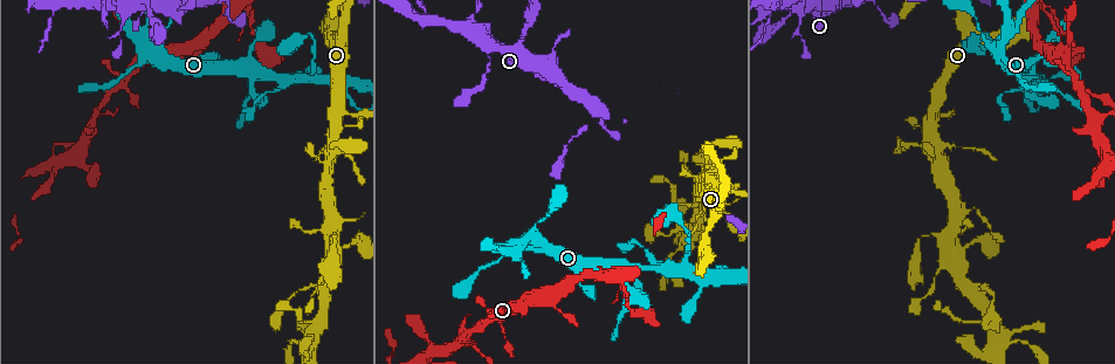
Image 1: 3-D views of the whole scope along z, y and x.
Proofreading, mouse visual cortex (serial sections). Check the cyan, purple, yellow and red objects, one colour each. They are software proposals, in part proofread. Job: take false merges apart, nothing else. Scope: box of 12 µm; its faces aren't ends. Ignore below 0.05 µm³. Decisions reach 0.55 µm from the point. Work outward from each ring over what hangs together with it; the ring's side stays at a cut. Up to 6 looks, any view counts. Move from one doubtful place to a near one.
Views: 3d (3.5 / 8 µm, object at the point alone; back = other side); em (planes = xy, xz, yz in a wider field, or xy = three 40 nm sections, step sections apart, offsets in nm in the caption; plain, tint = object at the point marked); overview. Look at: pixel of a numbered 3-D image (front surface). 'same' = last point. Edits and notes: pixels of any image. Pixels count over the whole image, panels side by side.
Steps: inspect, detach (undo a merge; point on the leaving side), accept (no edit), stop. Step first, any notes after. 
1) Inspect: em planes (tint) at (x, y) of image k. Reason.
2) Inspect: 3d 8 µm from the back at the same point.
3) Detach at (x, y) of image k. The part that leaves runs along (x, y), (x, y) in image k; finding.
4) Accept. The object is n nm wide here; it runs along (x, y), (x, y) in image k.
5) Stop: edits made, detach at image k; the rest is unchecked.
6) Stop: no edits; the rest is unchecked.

Inspect: 3d 3.5 µm at (470, 332) of image 1. Calibre changes.

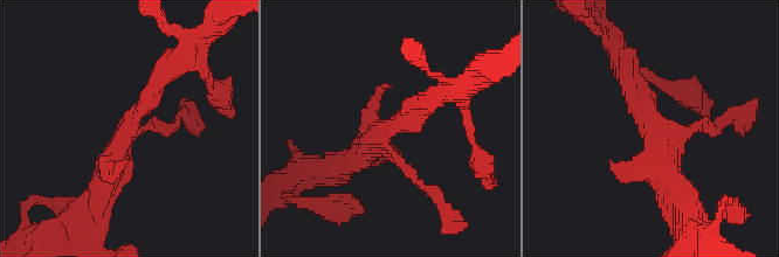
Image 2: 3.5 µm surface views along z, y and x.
Inspect: em xy step 2 (plain) at (383, 127) of image 2. Shape alone is not enough.

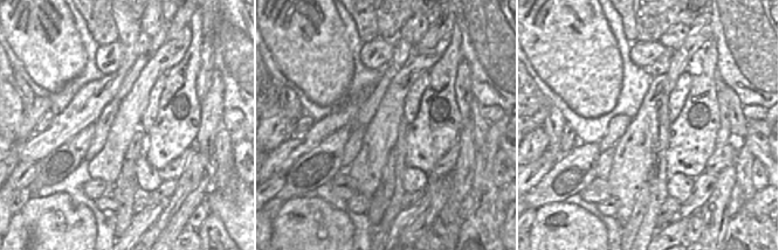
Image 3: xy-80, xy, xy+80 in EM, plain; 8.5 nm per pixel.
Inspect: em xy step 2 (tint) at the same point.

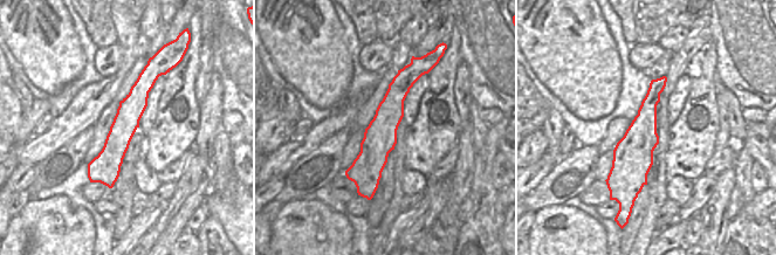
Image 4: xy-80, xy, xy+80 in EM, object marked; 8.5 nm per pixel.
Accept. Continuous, no second cell.

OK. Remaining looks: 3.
Inspect: 3d 8 µm at (648, 267) of image 1. Three arms meet.

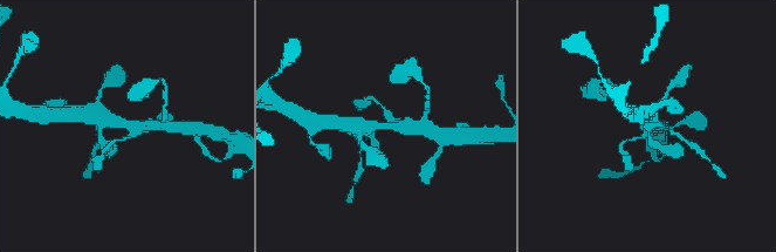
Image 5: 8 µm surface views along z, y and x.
Inspect: 3d 3.5 µm at (389, 124) of image 5. Zoom in.

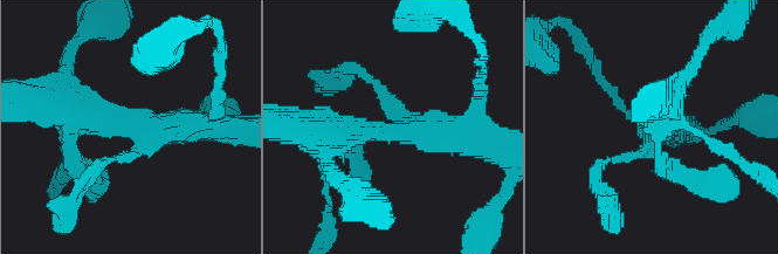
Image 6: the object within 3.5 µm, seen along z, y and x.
Inspect: em xy step 5 (tint) at (130, 121) of image 6. 3 arms meet here; the arms are 200, 350, 400 nm wide.

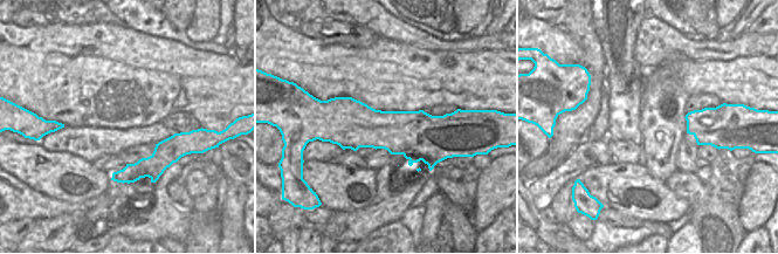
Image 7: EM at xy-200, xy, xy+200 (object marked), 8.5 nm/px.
Accept. The object is 400 nm wide here; it runs along (53, 104), (75, 118), (207, 126) in image 6; continuous, no second cell.

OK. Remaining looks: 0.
Stop: no edits; the rest is unchecked.

